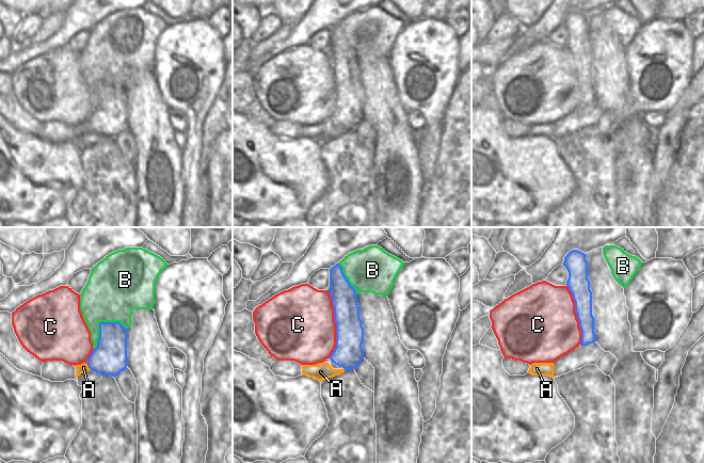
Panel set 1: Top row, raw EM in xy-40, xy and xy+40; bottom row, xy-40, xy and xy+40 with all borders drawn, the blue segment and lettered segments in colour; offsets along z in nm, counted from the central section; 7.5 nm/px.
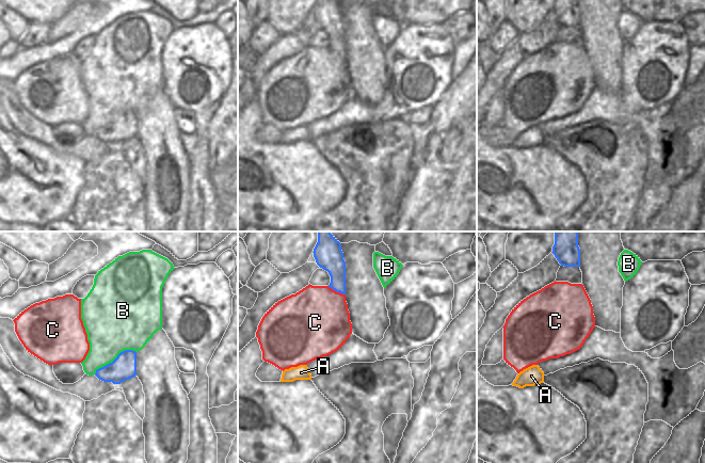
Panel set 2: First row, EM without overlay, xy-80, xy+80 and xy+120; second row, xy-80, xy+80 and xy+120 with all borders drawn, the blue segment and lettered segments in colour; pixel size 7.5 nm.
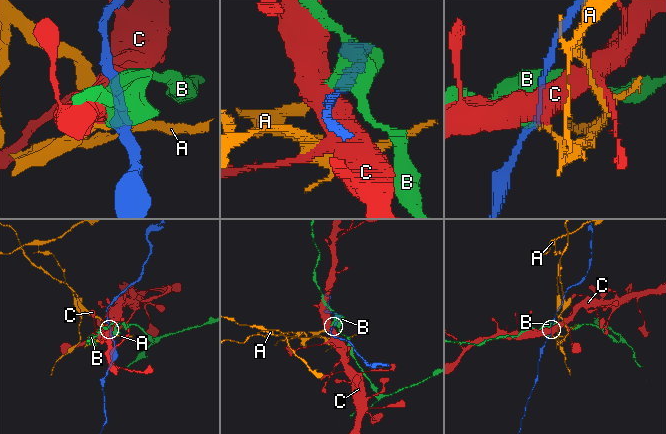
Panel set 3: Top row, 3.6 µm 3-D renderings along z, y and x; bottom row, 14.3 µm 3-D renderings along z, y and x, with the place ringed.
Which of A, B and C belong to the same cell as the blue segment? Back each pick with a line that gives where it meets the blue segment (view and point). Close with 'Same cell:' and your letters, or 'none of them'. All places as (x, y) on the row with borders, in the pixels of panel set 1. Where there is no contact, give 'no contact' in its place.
Same cell: none of them

